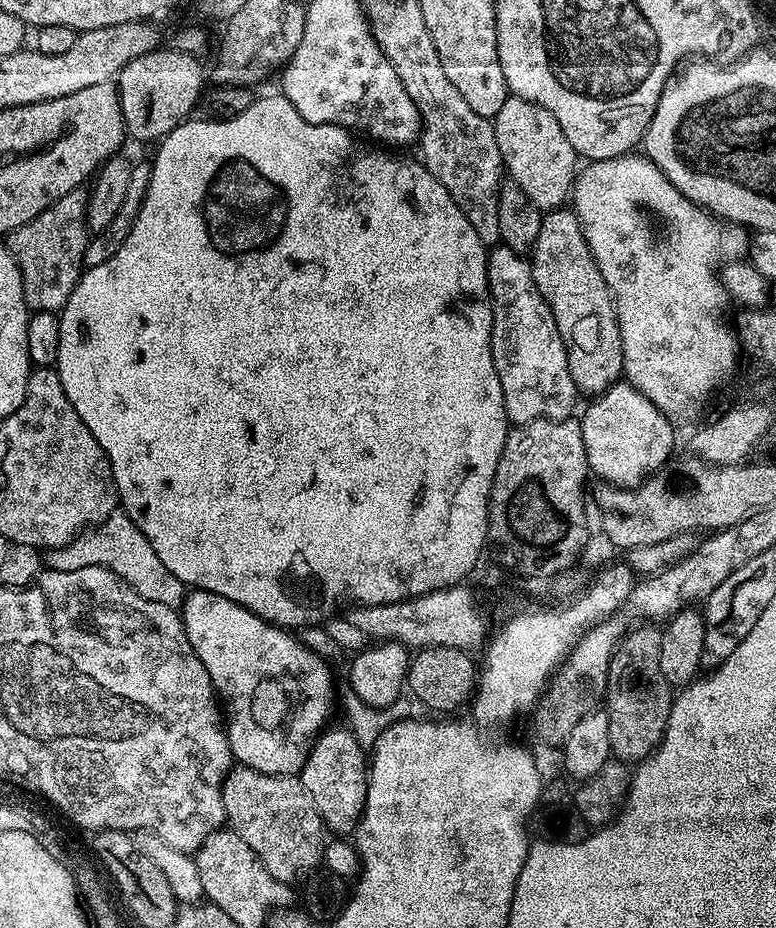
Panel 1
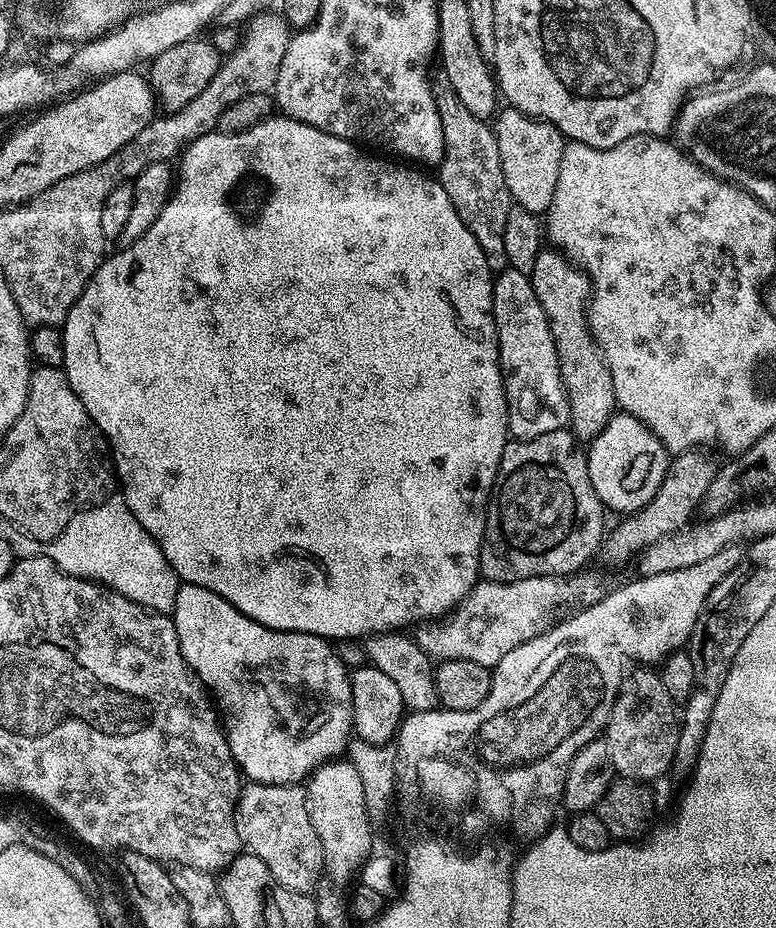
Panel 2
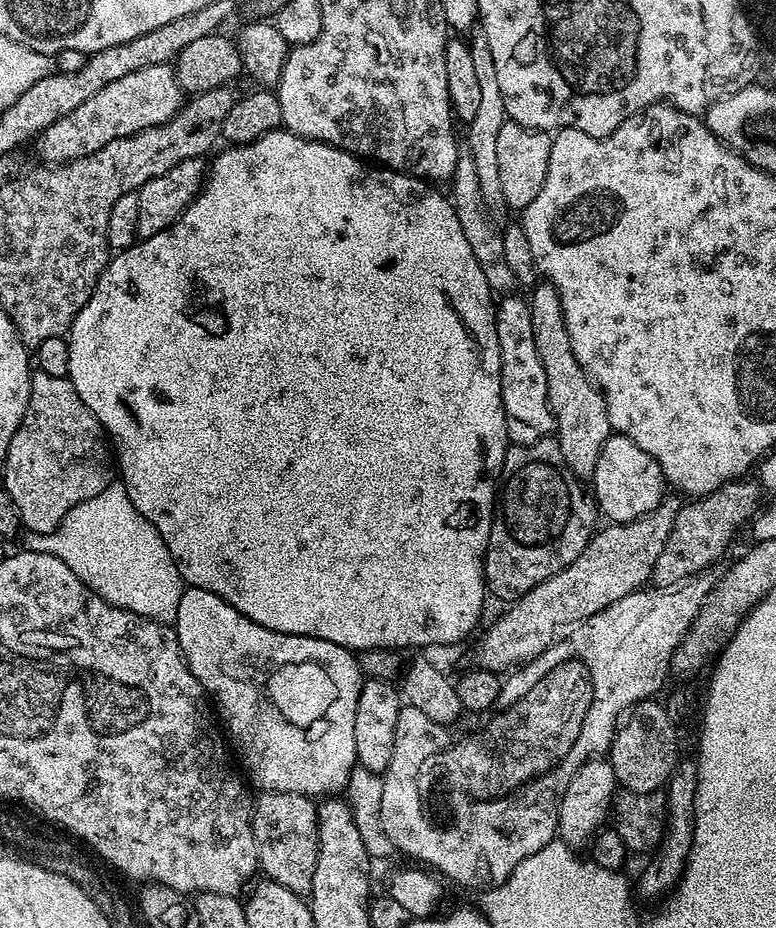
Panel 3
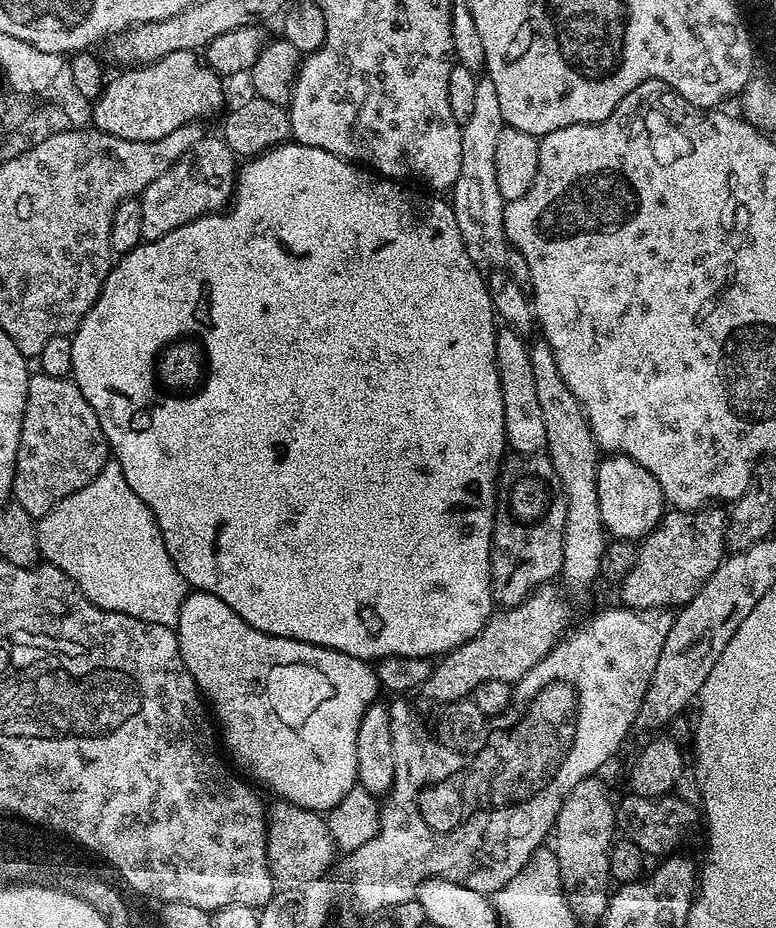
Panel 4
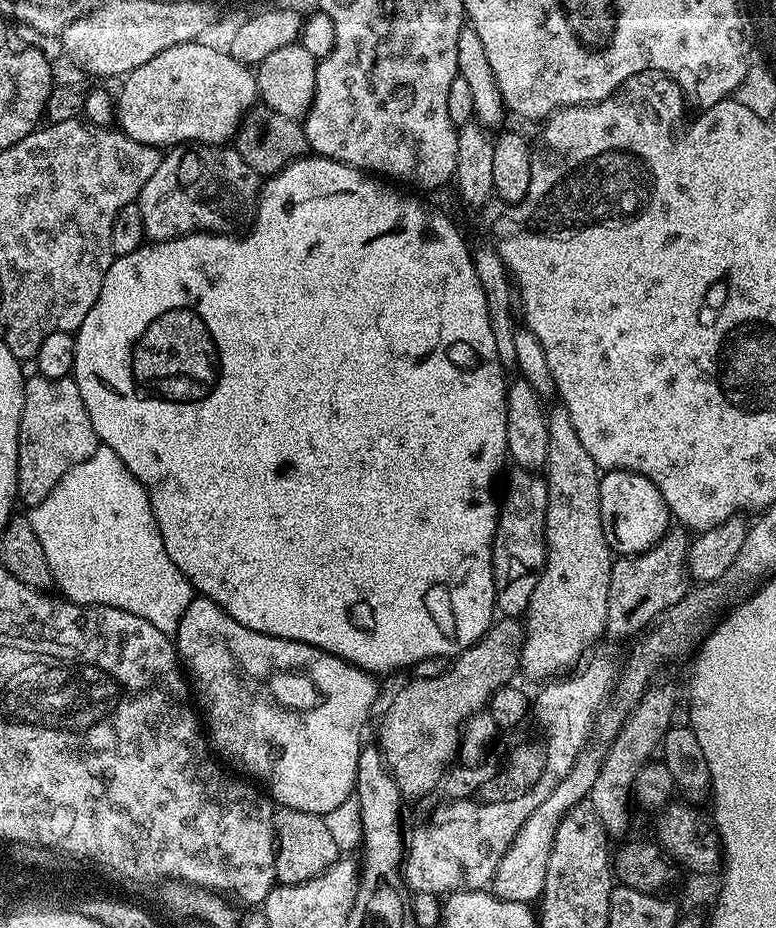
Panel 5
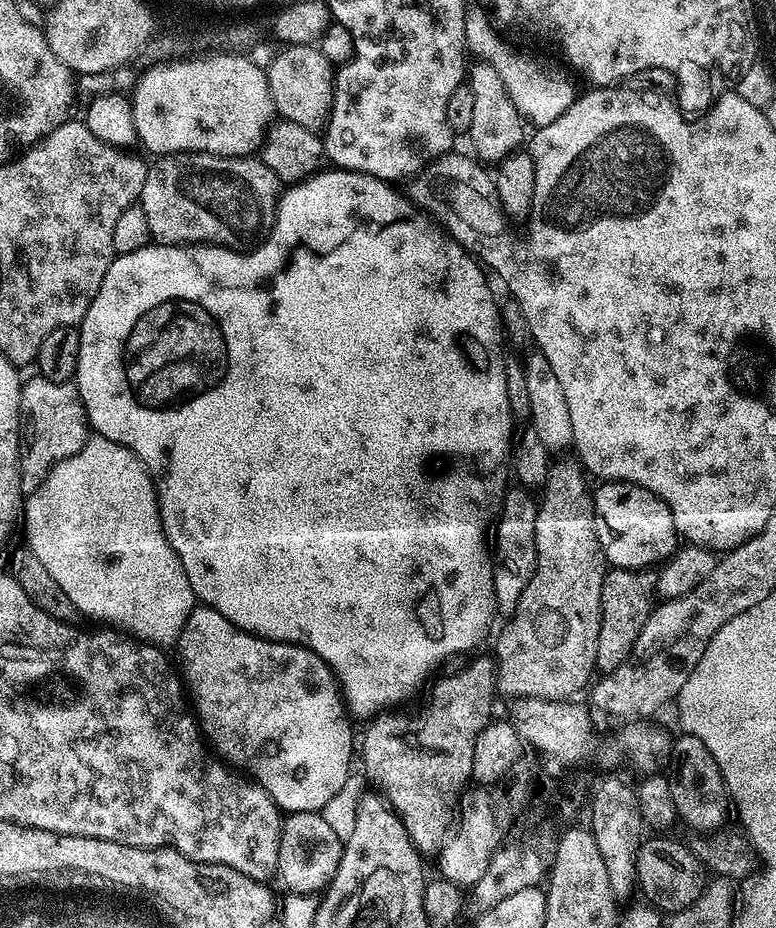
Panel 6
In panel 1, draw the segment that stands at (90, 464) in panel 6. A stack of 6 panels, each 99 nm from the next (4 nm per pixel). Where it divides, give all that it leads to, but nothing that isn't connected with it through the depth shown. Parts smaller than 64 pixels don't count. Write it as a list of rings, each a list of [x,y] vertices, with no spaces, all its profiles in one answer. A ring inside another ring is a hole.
[[[117,510],[107,516],[102,523],[97,524],[80,533],[64,548],[54,548],[45,551],[42,556],[43,563],[53,572],[69,572],[82,570],[86,566],[102,566],[108,568],[118,578],[122,578],[142,598],[150,602],[162,602],[162,606],[170,606],[177,610],[183,609],[186,586],[162,563],[162,558],[154,554],[154,546],[146,542],[146,534],[134,526],[129,516]]]

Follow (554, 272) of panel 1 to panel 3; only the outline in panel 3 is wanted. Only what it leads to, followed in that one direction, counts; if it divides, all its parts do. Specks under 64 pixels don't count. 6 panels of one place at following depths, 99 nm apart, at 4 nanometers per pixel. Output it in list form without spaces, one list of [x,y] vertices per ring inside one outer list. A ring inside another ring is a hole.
[[[540,282],[531,292],[534,346],[538,346],[542,370],[546,370],[548,404],[556,419],[554,435],[562,450],[565,469],[573,477],[588,478],[598,466],[598,454],[602,454],[602,446],[608,441],[608,437],[613,435],[604,393],[592,383],[592,379],[582,370],[578,358],[574,358],[574,350],[570,350],[570,338],[554,285]]]

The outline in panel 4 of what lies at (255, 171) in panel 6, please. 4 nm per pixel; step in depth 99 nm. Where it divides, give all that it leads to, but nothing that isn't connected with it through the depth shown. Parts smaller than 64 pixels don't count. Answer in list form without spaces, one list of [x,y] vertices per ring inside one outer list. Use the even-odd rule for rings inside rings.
[[[205,134],[177,164],[162,174],[162,178],[154,178],[154,182],[140,193],[144,240],[157,240],[191,220],[227,209],[238,183],[236,163],[238,157],[225,140],[219,135]]]

